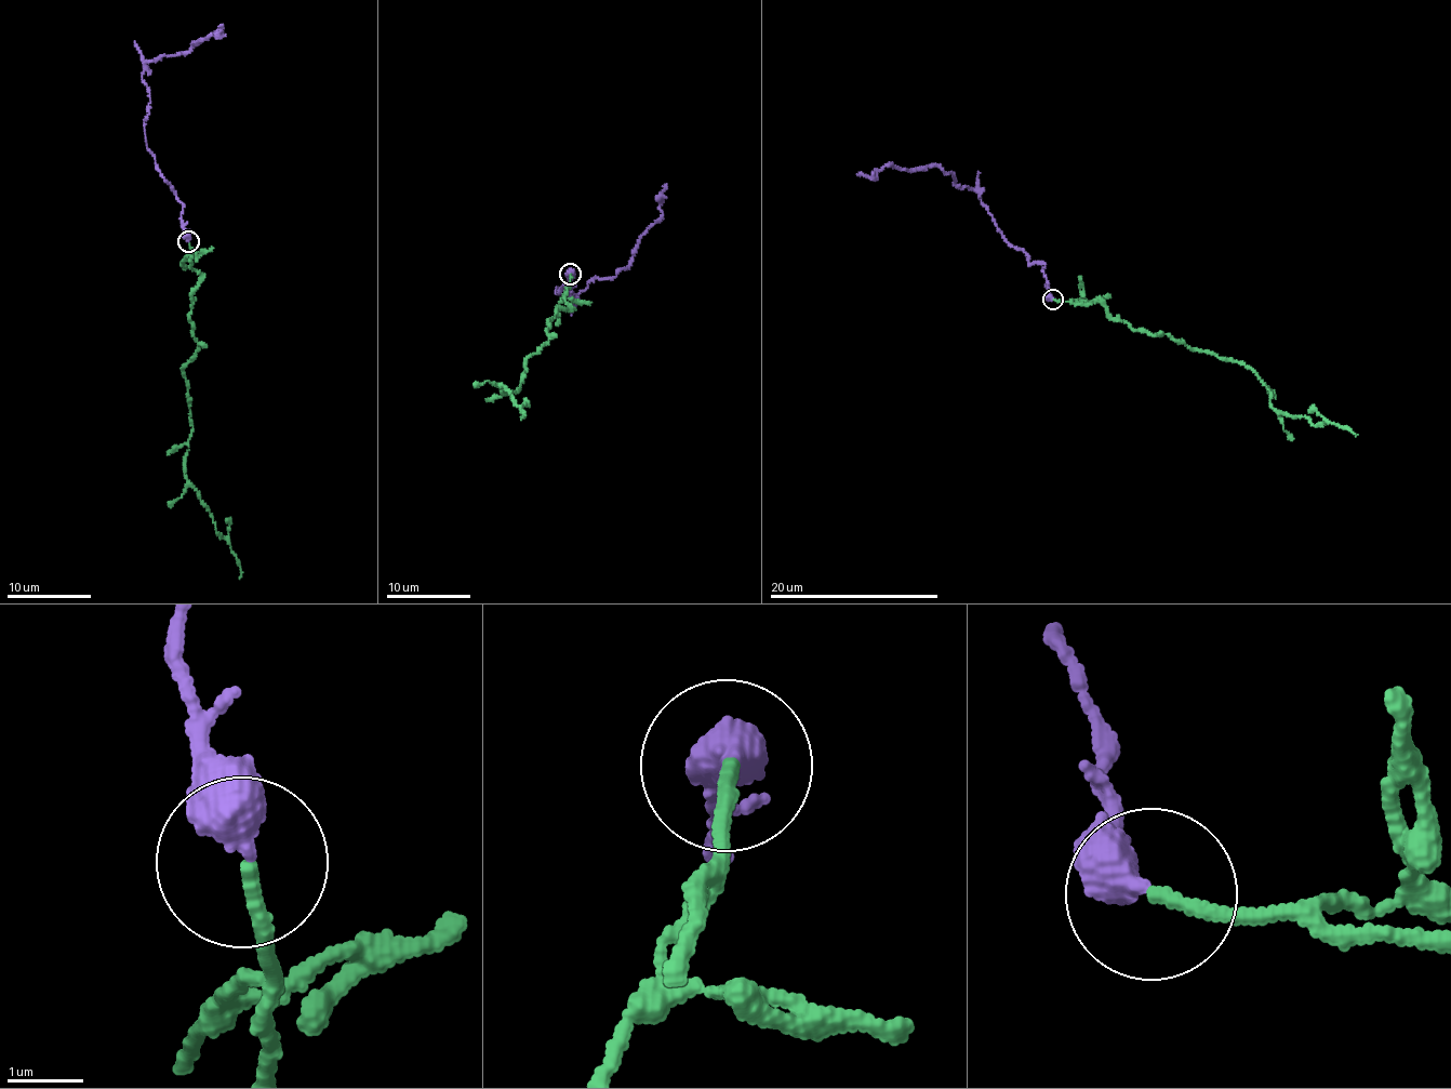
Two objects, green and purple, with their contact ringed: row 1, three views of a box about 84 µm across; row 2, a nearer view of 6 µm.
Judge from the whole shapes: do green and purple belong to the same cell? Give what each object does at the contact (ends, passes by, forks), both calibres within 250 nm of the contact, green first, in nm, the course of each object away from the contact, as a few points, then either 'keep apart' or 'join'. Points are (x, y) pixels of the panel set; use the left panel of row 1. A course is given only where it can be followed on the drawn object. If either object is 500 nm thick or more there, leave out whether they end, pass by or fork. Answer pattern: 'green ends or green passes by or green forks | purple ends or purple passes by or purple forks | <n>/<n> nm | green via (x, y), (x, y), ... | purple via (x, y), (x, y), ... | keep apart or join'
green ends | purple ends | 160/460 nm | green via (188, 242), (200, 276), (190, 319), (199, 348), (183, 369), (192, 429), (187, 480), (236, 558), (240, 578) | purple via (188, 242), (180, 202), (147, 146), (150, 103), (142, 78), (150, 60), (183, 54), (221, 35), (222, 25) | keep apart

